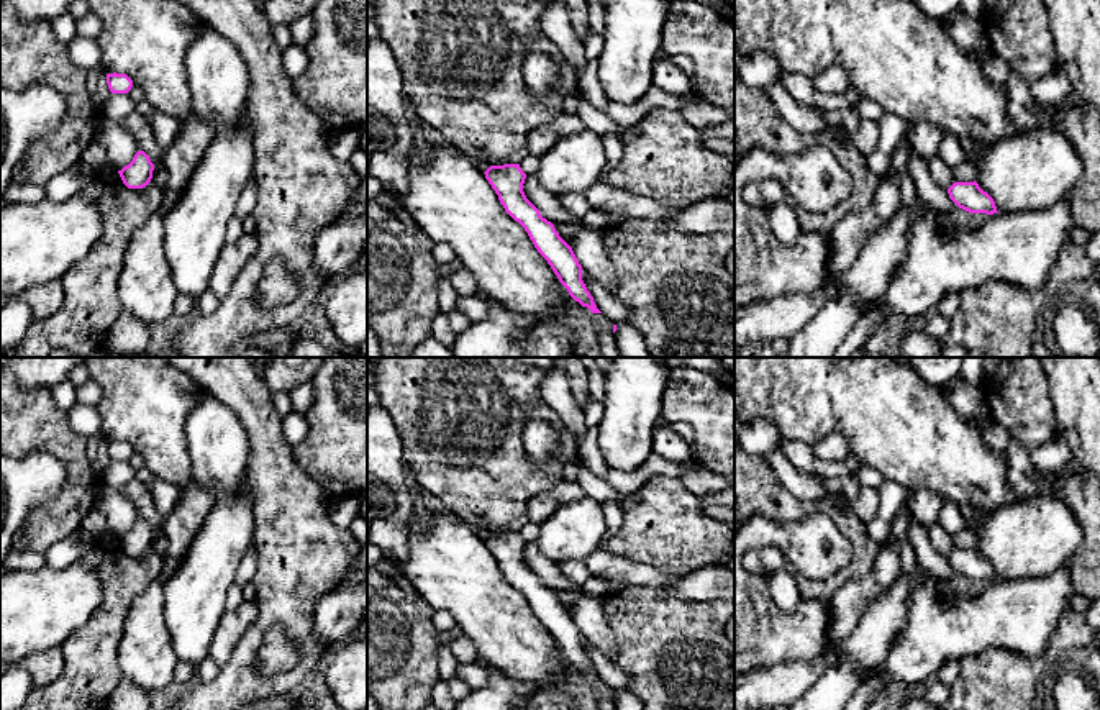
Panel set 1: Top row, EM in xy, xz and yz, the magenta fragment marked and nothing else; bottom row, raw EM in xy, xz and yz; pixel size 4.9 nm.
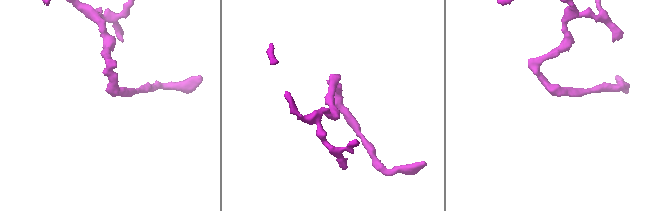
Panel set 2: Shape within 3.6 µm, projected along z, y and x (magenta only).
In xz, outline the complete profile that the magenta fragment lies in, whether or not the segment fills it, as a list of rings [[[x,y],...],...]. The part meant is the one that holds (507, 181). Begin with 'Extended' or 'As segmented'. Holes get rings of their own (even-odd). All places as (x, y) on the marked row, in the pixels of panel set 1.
As segmented. [[[520,164],[490,166],[484,174],[505,212],[525,228],[534,248],[548,261],[569,295],[592,313],[602,313],[582,280],[582,266],[572,248],[526,198],[523,192],[526,174]]]

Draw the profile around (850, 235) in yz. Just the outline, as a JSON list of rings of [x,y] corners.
[[[905,138],[893,151],[889,171],[879,175],[875,195],[869,207],[851,212],[830,231],[828,282],[843,275],[857,259],[870,236],[887,225],[902,205],[898,180],[908,174],[913,148]]]

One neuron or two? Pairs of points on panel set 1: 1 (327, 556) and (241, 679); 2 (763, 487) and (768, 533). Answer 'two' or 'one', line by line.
1: one
2: two

